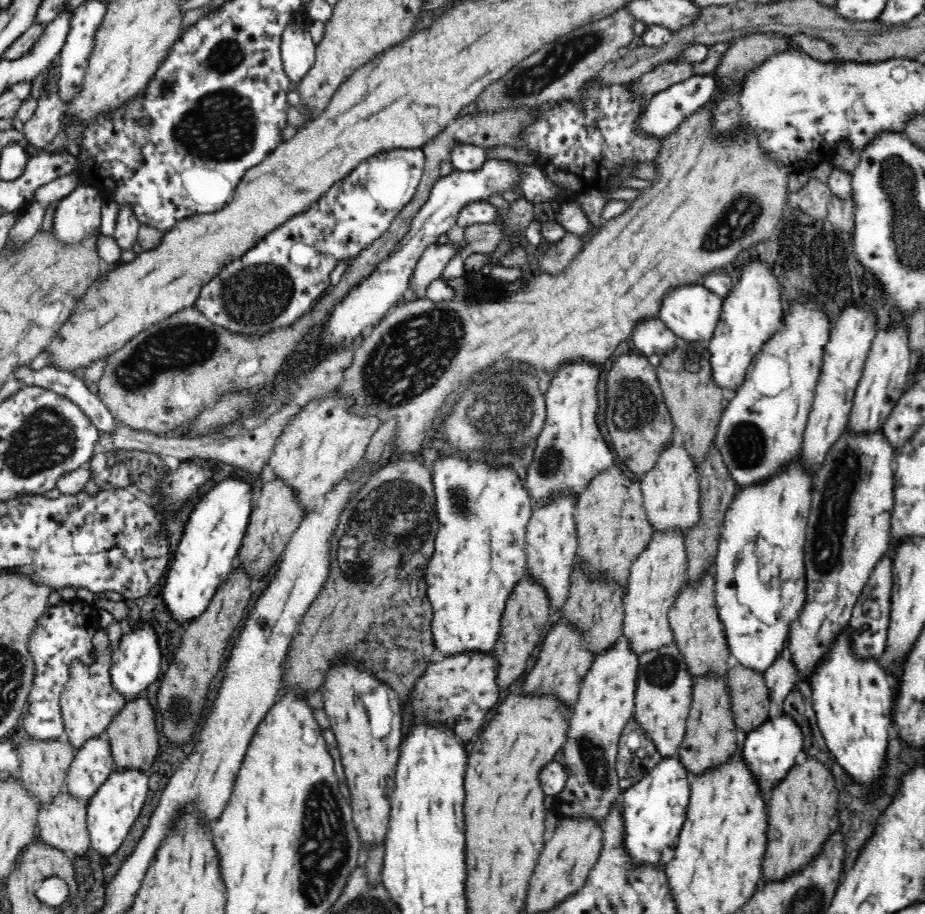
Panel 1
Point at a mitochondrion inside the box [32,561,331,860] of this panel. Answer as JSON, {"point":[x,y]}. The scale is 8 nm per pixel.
{"point":[182,715]}

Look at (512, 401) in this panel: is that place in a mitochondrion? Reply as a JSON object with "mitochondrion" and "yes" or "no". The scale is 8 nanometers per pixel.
{"mitochondrion":"yes"}

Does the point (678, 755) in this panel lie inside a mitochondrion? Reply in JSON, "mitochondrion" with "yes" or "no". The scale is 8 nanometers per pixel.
{"mitochondrion":"no"}

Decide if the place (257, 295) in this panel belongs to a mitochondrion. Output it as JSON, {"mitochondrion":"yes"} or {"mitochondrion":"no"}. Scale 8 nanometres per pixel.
{"mitochondrion":"yes"}

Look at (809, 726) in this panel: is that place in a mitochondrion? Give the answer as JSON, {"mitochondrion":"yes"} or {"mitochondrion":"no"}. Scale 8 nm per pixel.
{"mitochondrion":"no"}

